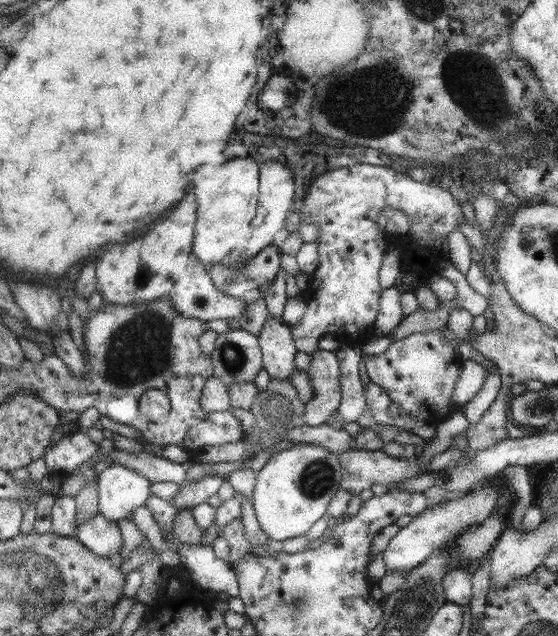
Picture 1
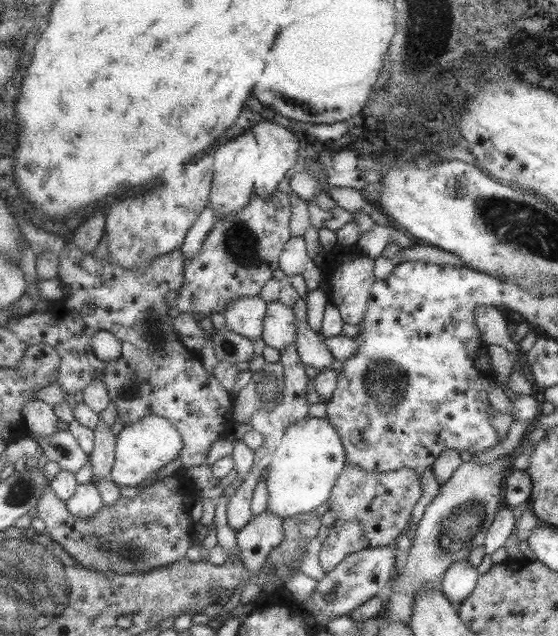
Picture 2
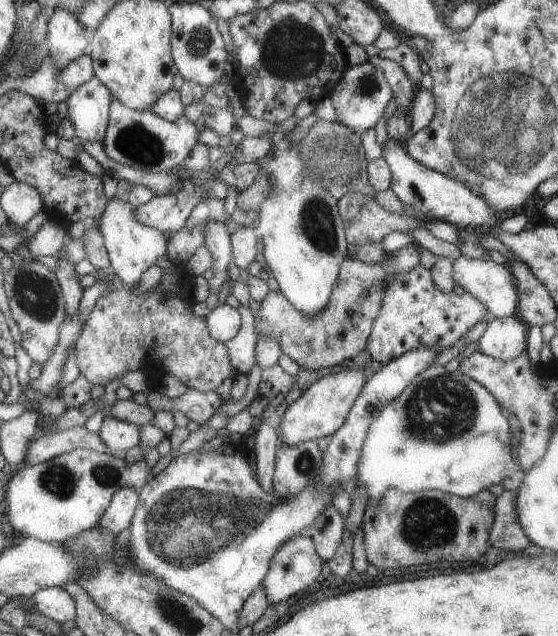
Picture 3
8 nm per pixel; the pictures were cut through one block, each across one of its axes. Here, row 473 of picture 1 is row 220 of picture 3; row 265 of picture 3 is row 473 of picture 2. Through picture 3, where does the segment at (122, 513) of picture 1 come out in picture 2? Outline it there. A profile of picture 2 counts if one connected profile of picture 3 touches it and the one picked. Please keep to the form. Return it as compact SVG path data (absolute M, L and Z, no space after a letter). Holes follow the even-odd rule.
M158 414L140 418L120 431L115 446L115 461L108 479L116 486L140 486L143 480L153 472L164 468L172 460L180 456L184 448L183 436L178 427L170 419Z

